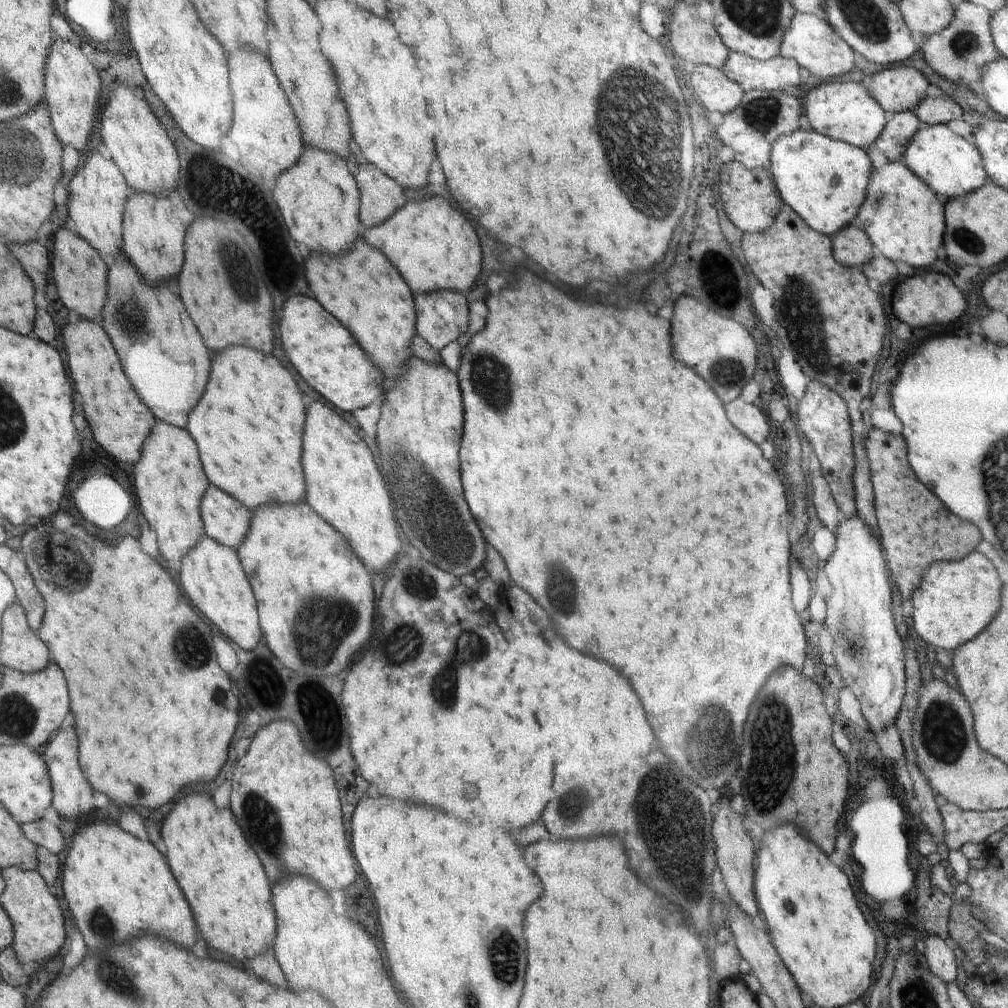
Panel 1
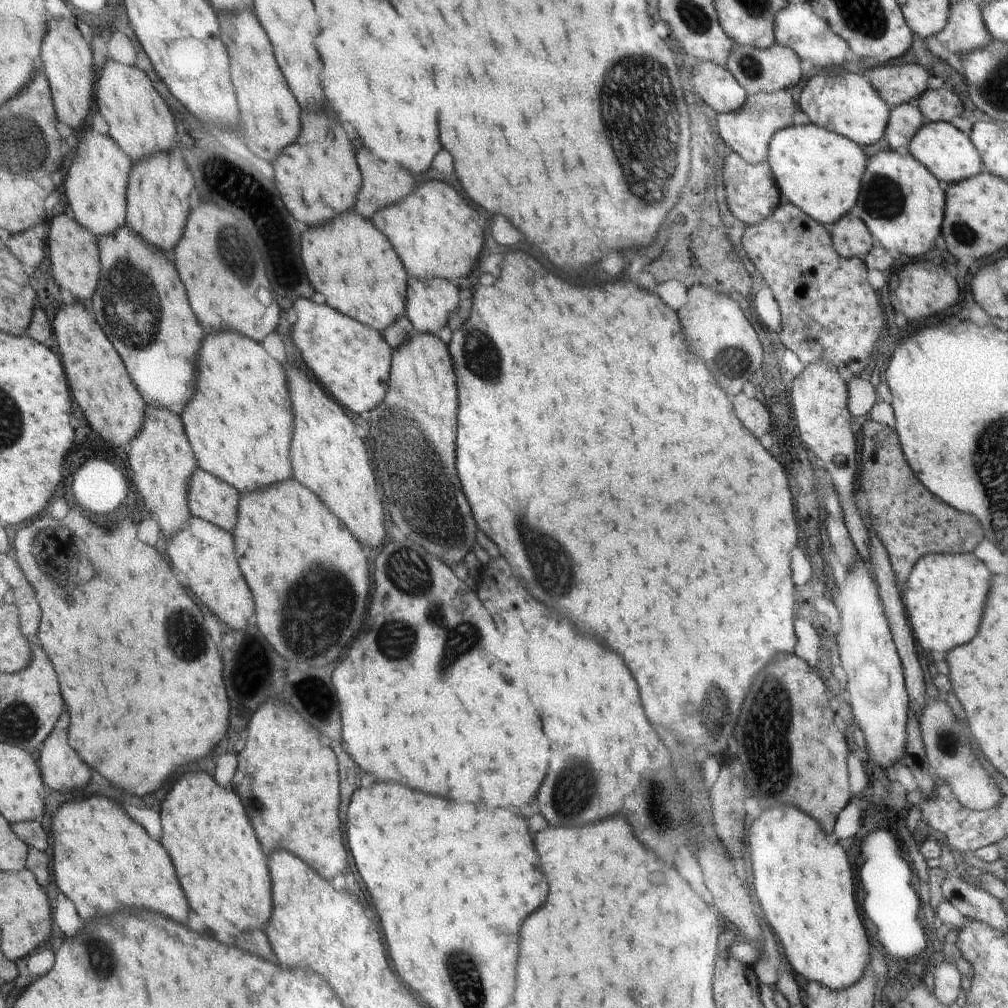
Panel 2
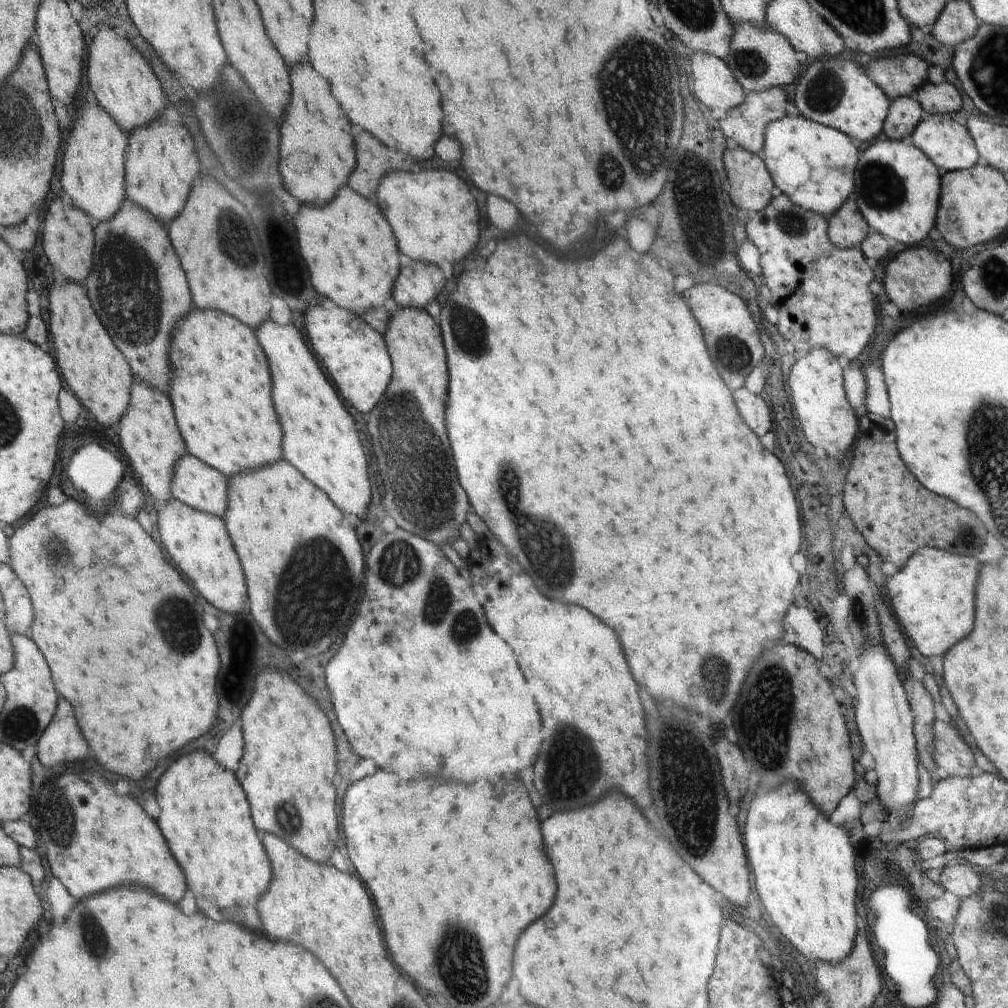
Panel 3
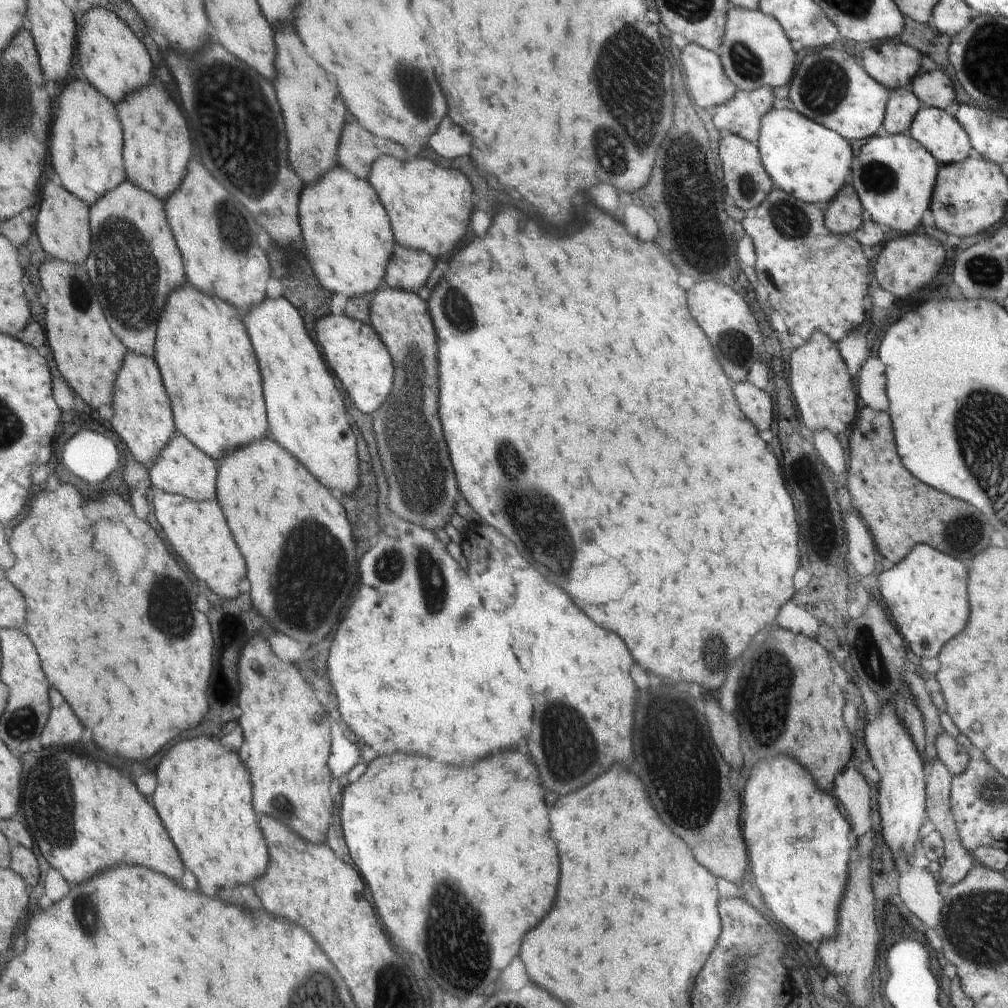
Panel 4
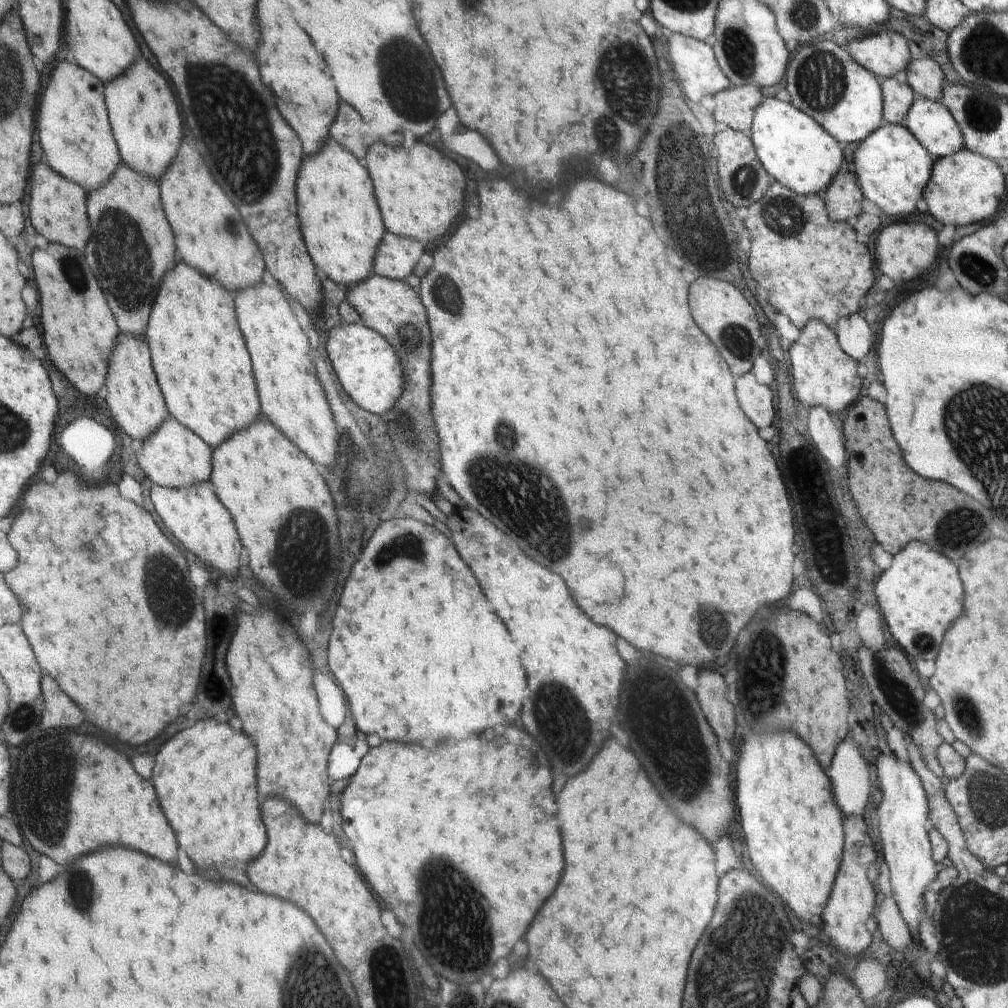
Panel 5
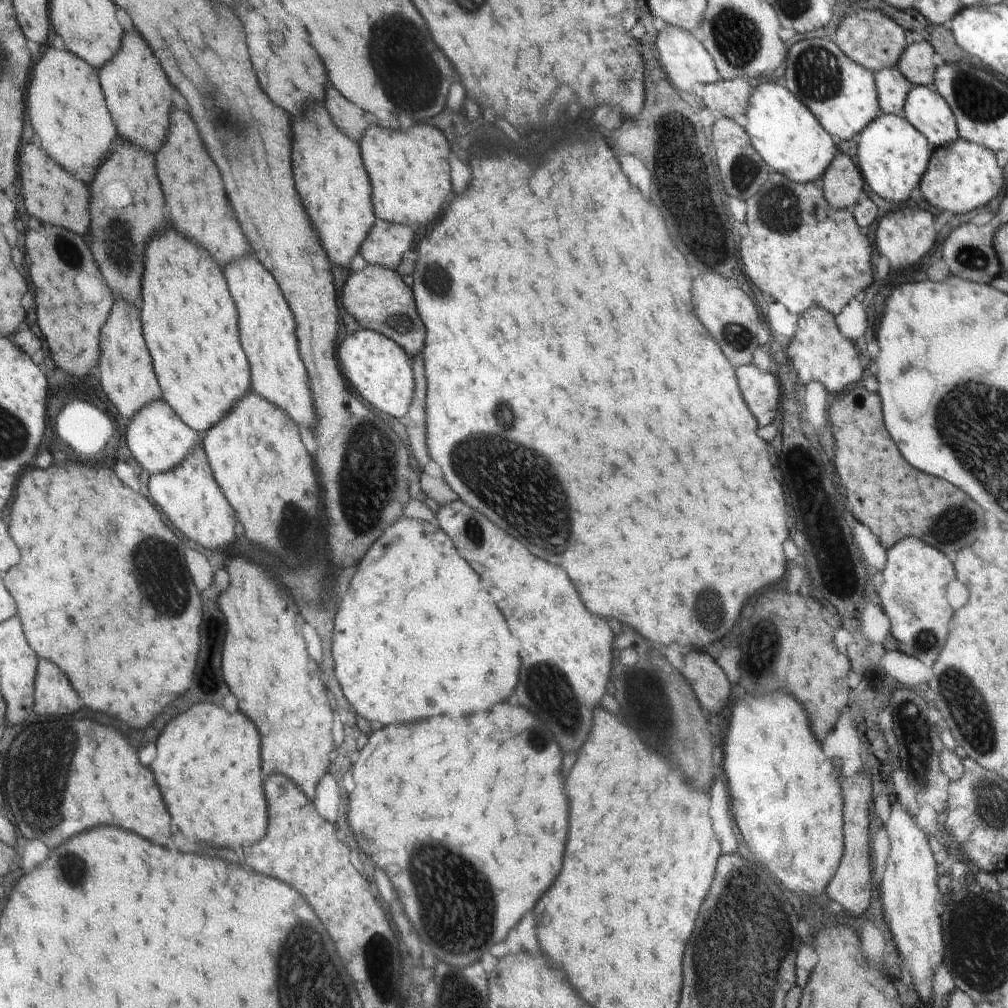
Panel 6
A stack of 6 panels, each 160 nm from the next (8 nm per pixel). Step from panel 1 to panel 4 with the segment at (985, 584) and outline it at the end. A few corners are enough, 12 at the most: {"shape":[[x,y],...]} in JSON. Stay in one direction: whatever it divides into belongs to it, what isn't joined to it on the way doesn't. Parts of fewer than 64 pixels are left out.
{"shape":[[926,543],[878,576],[916,656],[970,616],[961,560]]}

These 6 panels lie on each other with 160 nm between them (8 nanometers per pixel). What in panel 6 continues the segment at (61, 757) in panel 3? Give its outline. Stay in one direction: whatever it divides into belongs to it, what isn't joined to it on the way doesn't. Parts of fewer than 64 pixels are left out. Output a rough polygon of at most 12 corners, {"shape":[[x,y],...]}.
{"shape":[[41,659],[37,714],[76,714],[86,700],[58,664]]}

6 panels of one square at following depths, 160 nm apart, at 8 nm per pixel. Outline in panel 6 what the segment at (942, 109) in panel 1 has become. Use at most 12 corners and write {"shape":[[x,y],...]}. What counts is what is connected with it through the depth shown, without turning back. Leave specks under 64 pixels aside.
{"shape":[[908,42],[896,66],[914,85],[932,86],[934,50]]}

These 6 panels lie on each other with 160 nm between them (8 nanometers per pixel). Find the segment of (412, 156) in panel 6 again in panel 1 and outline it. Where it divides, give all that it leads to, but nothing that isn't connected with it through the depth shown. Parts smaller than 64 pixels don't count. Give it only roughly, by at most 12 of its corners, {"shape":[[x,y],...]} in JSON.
{"shape":[[440,196],[406,203],[363,238],[414,292],[464,292],[474,228]]}

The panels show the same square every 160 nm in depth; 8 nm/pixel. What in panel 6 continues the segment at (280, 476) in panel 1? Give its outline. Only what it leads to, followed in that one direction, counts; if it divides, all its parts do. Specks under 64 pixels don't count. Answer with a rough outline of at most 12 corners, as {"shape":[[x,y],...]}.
{"shape":[[148,244],[144,324],[165,399],[204,435],[250,388],[220,266]]}

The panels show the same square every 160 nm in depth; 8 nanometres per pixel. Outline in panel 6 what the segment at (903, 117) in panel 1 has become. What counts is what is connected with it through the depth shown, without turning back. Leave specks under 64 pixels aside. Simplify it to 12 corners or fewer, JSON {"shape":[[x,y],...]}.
{"shape":[[894,65],[876,72],[882,113],[902,115],[914,84]]}

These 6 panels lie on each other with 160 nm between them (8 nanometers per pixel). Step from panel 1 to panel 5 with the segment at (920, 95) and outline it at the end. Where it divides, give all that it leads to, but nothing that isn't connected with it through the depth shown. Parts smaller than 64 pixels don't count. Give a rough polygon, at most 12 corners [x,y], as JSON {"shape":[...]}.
{"shape":[[878,30],[849,42],[848,53],[880,80],[912,60],[902,33]]}

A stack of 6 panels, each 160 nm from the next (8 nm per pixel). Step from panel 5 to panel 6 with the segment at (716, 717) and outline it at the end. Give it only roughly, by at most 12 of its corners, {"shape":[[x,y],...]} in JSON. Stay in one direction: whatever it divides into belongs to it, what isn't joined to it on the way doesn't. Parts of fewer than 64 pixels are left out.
{"shape":[[706,652],[683,656],[682,672],[710,714],[720,712],[730,681]]}

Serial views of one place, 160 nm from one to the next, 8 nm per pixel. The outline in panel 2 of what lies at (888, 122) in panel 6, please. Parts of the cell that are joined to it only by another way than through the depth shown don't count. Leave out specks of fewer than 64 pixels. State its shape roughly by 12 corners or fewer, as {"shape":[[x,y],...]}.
{"shape":[[910,153],[870,157],[851,213],[910,258],[944,226],[940,182]]}

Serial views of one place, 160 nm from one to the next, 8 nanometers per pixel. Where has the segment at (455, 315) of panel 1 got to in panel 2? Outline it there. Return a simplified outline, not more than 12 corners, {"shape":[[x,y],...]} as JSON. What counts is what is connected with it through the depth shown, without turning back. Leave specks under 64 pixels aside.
{"shape":[[410,278],[405,314],[435,333],[458,304],[442,278]]}

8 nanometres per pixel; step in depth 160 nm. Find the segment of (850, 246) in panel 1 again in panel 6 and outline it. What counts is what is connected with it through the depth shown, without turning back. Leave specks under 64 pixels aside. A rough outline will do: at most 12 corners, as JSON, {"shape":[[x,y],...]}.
{"shape":[[839,152],[819,185],[832,207],[852,208],[864,180]]}

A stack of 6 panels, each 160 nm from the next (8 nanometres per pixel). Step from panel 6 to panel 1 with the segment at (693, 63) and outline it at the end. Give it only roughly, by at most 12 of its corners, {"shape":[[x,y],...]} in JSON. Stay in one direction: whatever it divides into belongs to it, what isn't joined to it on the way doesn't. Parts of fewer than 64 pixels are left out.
{"shape":[[696,65],[688,82],[710,112],[736,110],[745,93],[722,69]]}

